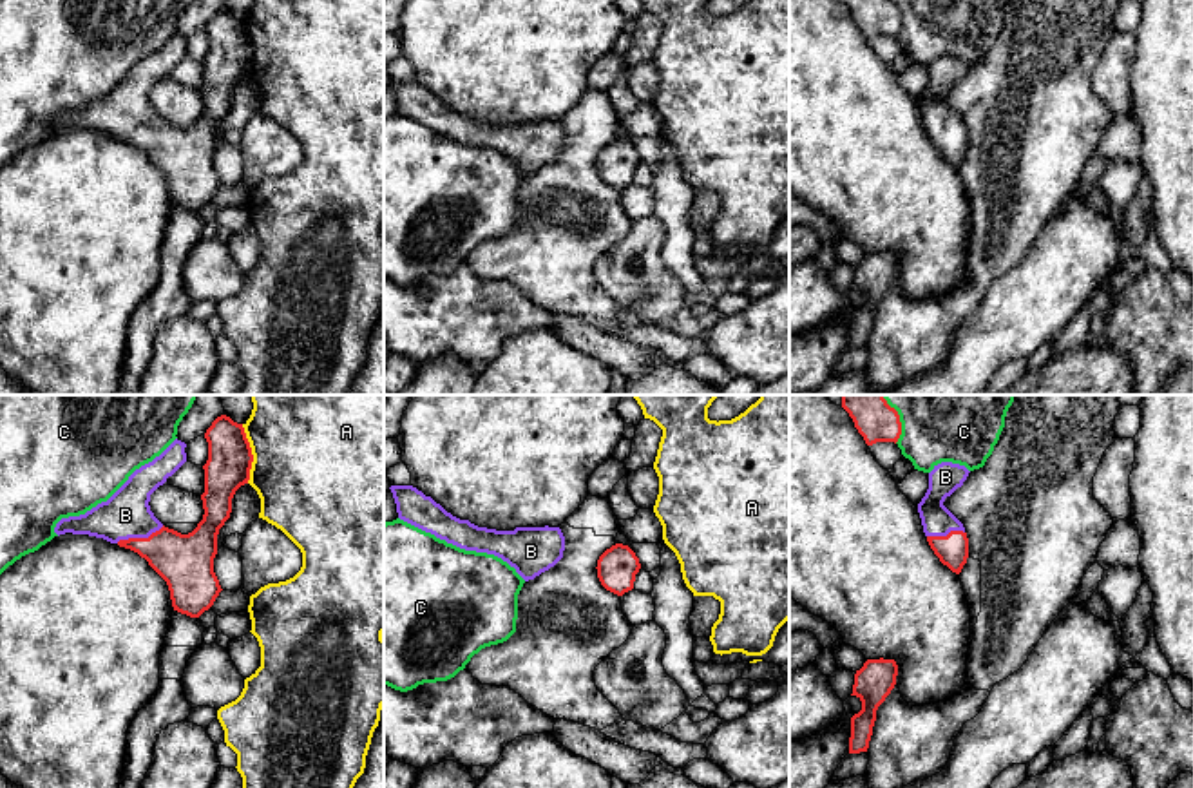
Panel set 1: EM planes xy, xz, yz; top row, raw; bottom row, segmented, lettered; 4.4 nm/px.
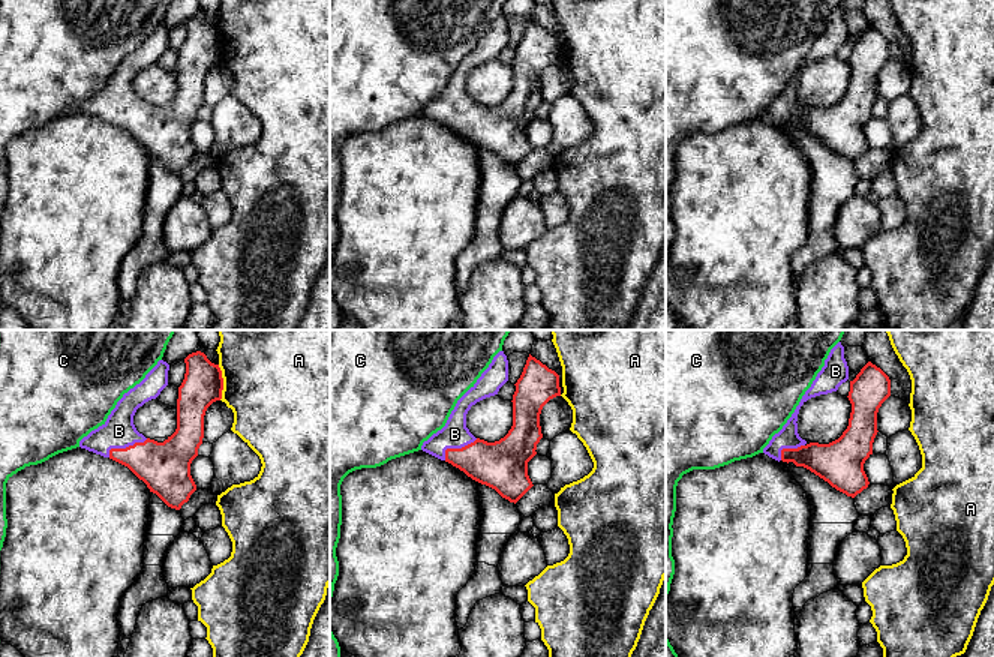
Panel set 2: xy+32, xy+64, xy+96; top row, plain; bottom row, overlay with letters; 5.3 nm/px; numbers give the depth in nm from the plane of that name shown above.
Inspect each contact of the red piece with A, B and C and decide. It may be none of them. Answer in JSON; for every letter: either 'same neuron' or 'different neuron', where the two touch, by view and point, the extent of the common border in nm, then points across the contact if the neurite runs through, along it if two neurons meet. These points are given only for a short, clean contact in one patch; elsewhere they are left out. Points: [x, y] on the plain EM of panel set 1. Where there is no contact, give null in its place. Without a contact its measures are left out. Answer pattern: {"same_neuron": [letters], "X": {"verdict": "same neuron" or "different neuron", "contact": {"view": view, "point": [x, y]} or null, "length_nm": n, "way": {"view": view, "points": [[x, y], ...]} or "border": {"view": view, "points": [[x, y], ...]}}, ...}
{"same_neuron": ["B"], "A": {"verdict": "different neuron", "contact": {"view": "xy", "point": [250, 48]}, "length_nm": 260}, "B": {"verdict": "same neuron", "contact": {"view": "xy", "point": [140, 133]}, "length_nm": 220, "way": {"view": "xy", "points": [[185, 156], [152, 134], [140, 133], [125, 109]]}}, "C": {"verdict": "different neuron", "contact": {"view": "yz", "point": [900, 19]}, "length_nm": 170}}

